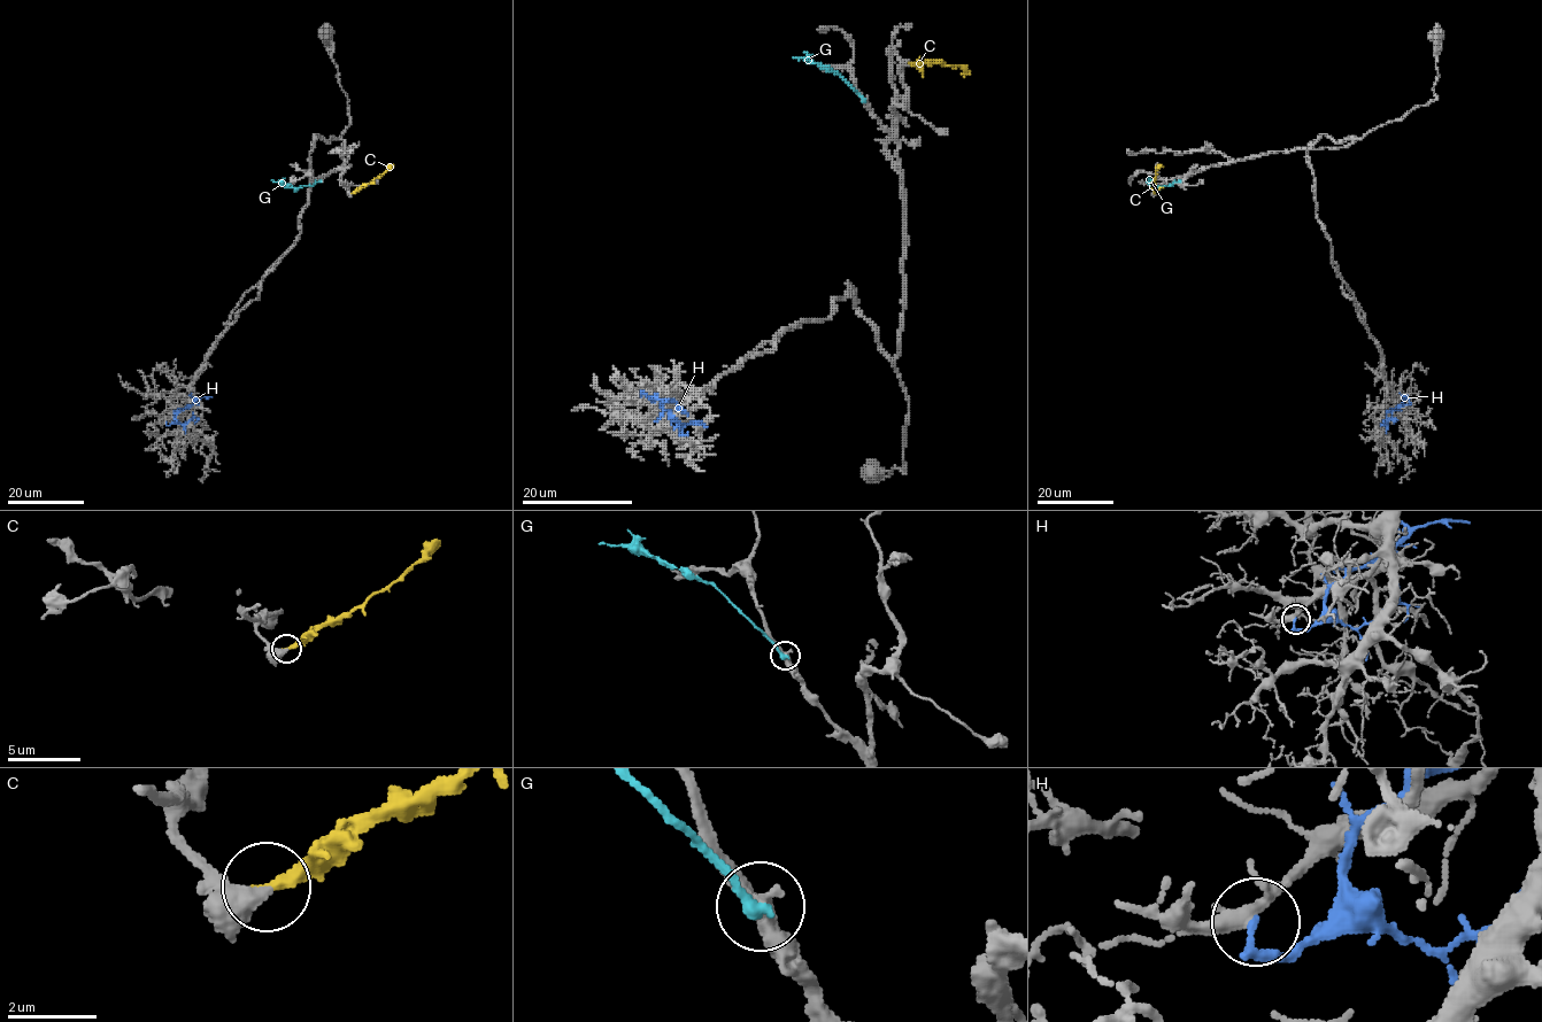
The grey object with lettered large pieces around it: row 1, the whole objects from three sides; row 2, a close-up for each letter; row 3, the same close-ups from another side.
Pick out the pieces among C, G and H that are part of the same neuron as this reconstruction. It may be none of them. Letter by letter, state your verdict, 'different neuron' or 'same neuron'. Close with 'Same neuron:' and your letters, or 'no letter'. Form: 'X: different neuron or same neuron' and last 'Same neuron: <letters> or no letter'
C: same neuron
G: different neuron
H: different neuron
Same neuron: C

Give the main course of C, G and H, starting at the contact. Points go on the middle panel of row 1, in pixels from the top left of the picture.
C: (910, 63), (941, 62), (962, 66), (969, 72)
G: (864, 99), (837, 72), (803, 57), (793, 57)
H: (641, 394), (658, 400), (684, 425), (708, 426)

